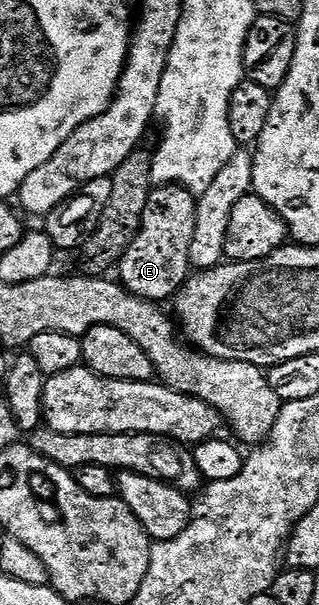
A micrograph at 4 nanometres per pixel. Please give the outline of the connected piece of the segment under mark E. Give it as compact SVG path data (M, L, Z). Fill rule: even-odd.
M161 185L153 189L143 211L139 234L118 265L119 279L127 291L155 302L175 297L192 270L189 252L196 228L196 206L195 193L183 185Z

